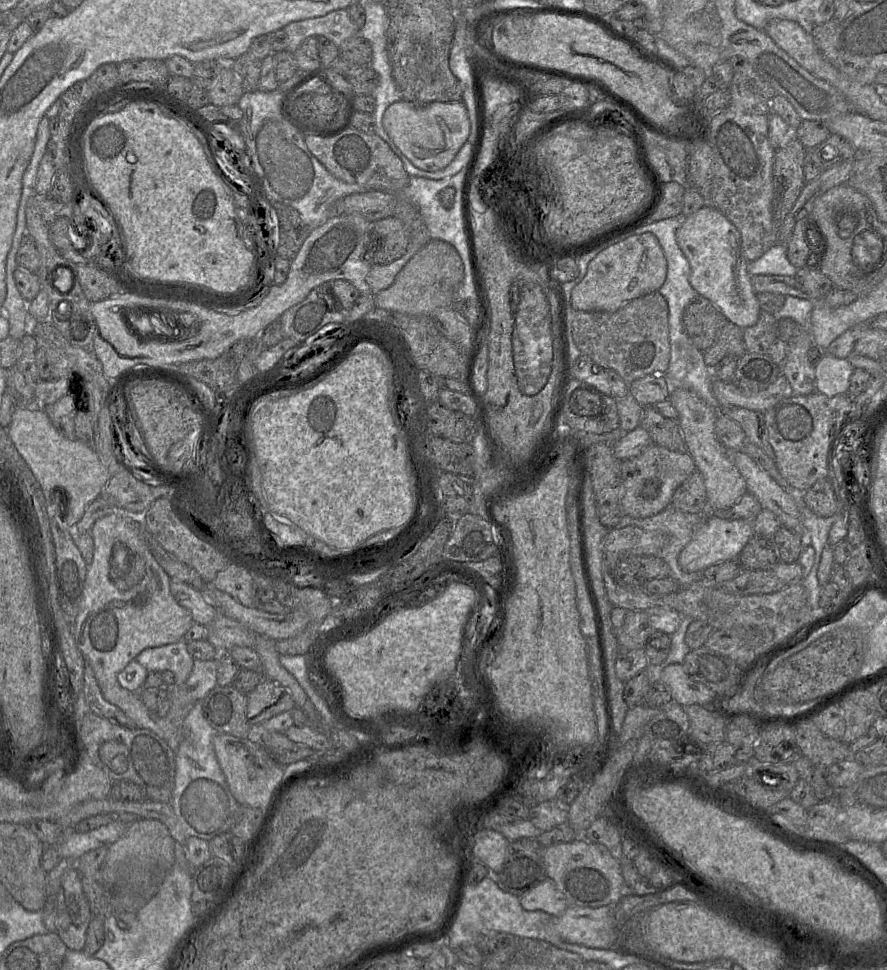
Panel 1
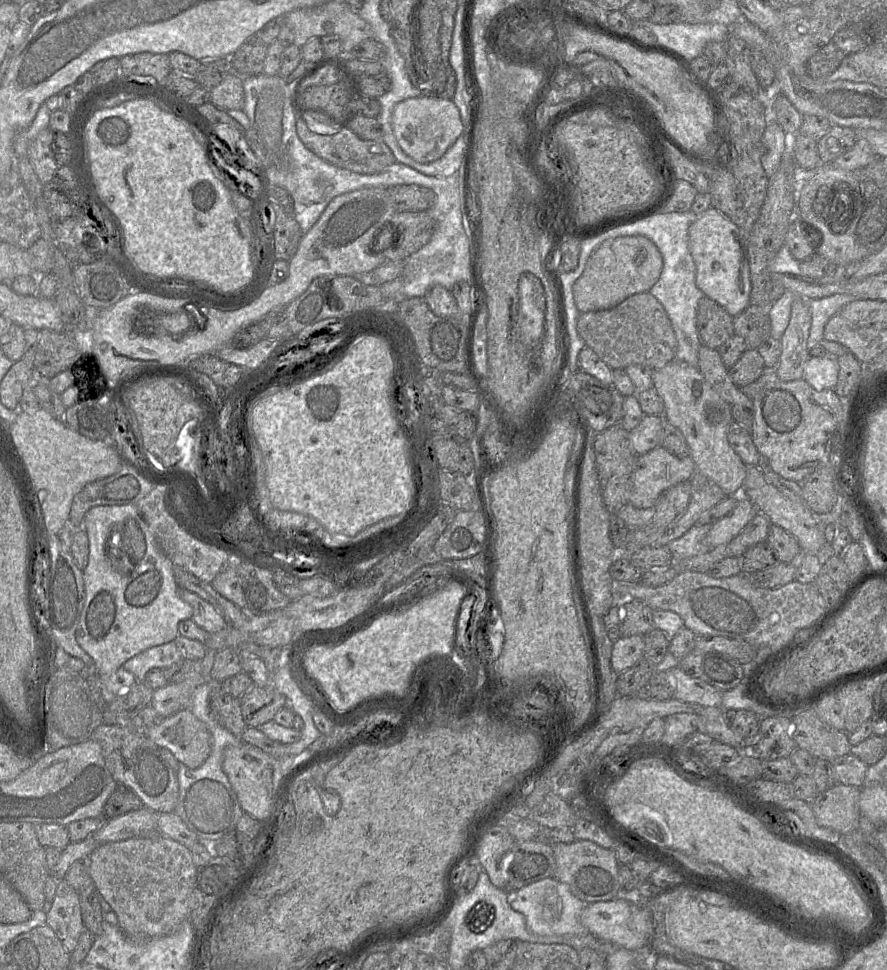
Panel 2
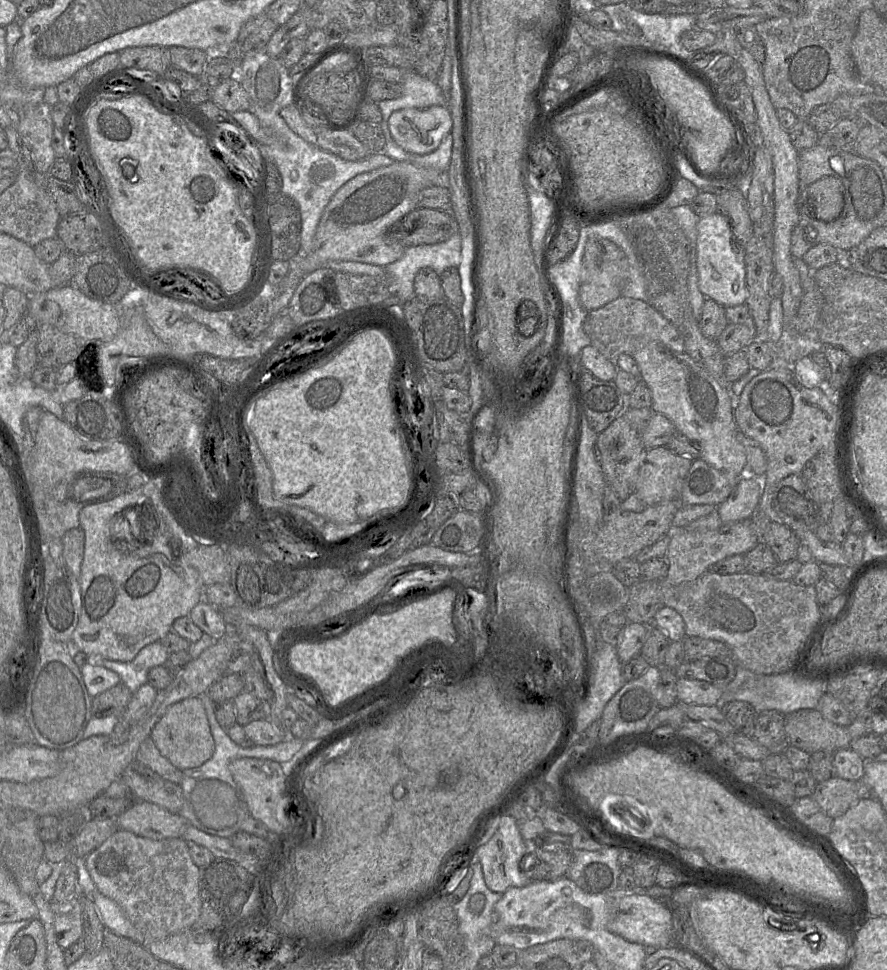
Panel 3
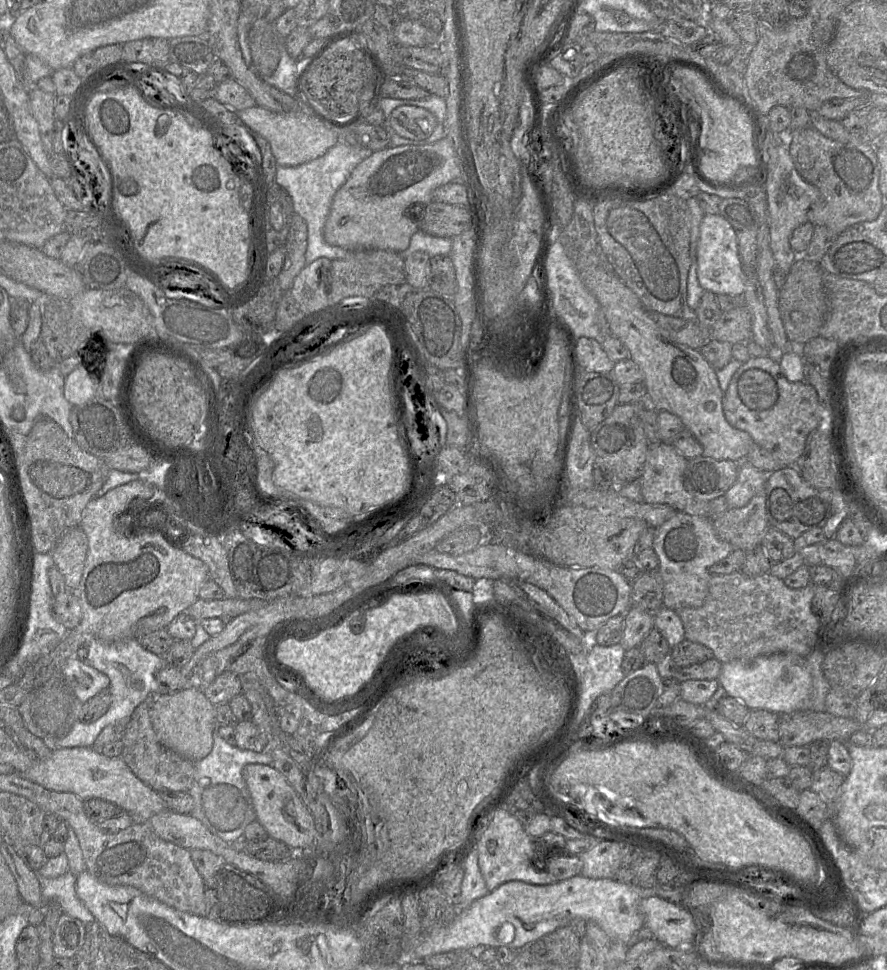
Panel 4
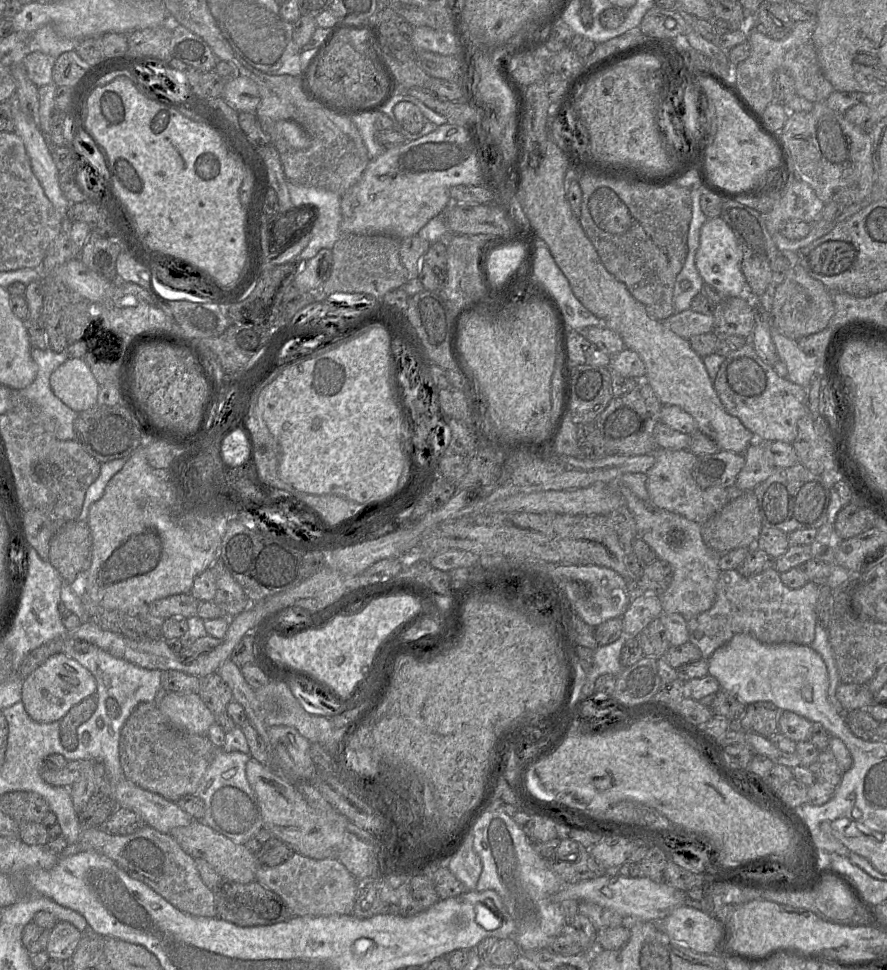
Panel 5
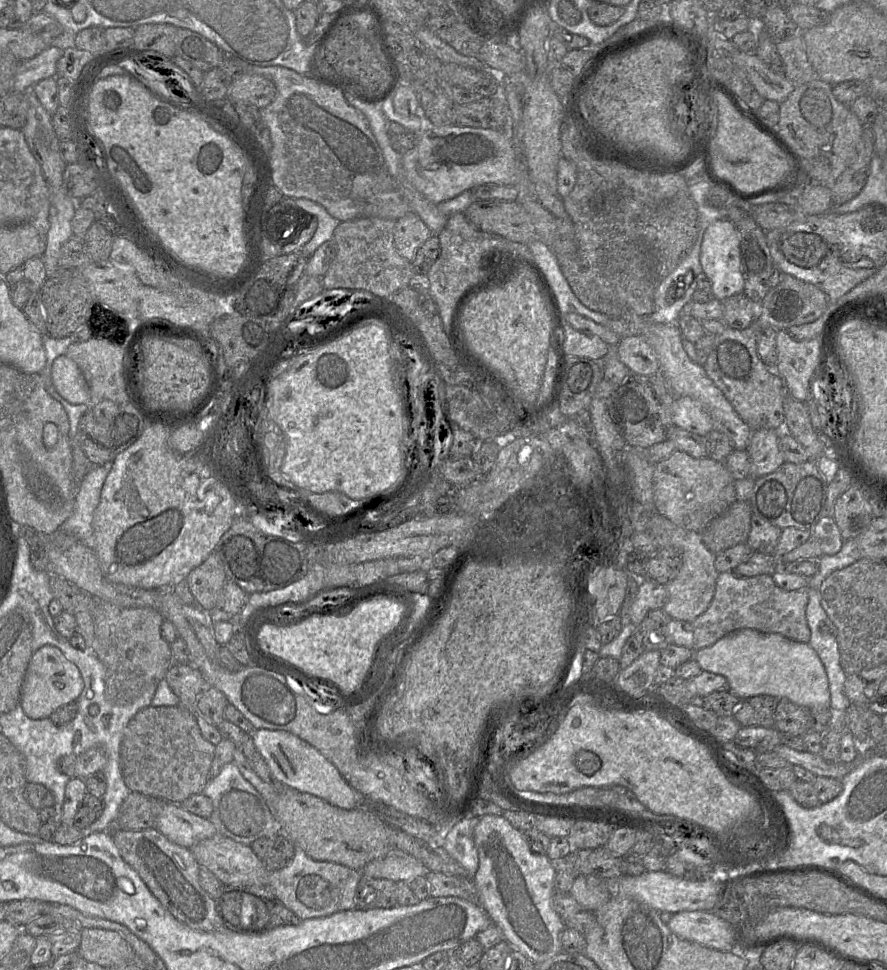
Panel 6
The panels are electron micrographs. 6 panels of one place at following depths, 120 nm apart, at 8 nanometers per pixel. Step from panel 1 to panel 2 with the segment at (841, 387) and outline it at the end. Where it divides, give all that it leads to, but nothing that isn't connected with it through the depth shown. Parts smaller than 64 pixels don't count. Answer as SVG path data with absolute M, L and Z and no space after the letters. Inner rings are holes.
M829 353L811 356L805 364L803 379L817 391L834 389L838 380L838 357Z

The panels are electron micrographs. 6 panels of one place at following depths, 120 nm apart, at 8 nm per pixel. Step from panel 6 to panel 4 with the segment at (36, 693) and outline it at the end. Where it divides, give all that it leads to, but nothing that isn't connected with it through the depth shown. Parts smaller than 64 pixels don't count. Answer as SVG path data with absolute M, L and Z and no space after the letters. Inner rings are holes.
M77 657L66 660L62 673L77 699L83 704L110 686L110 679L106 674Z

